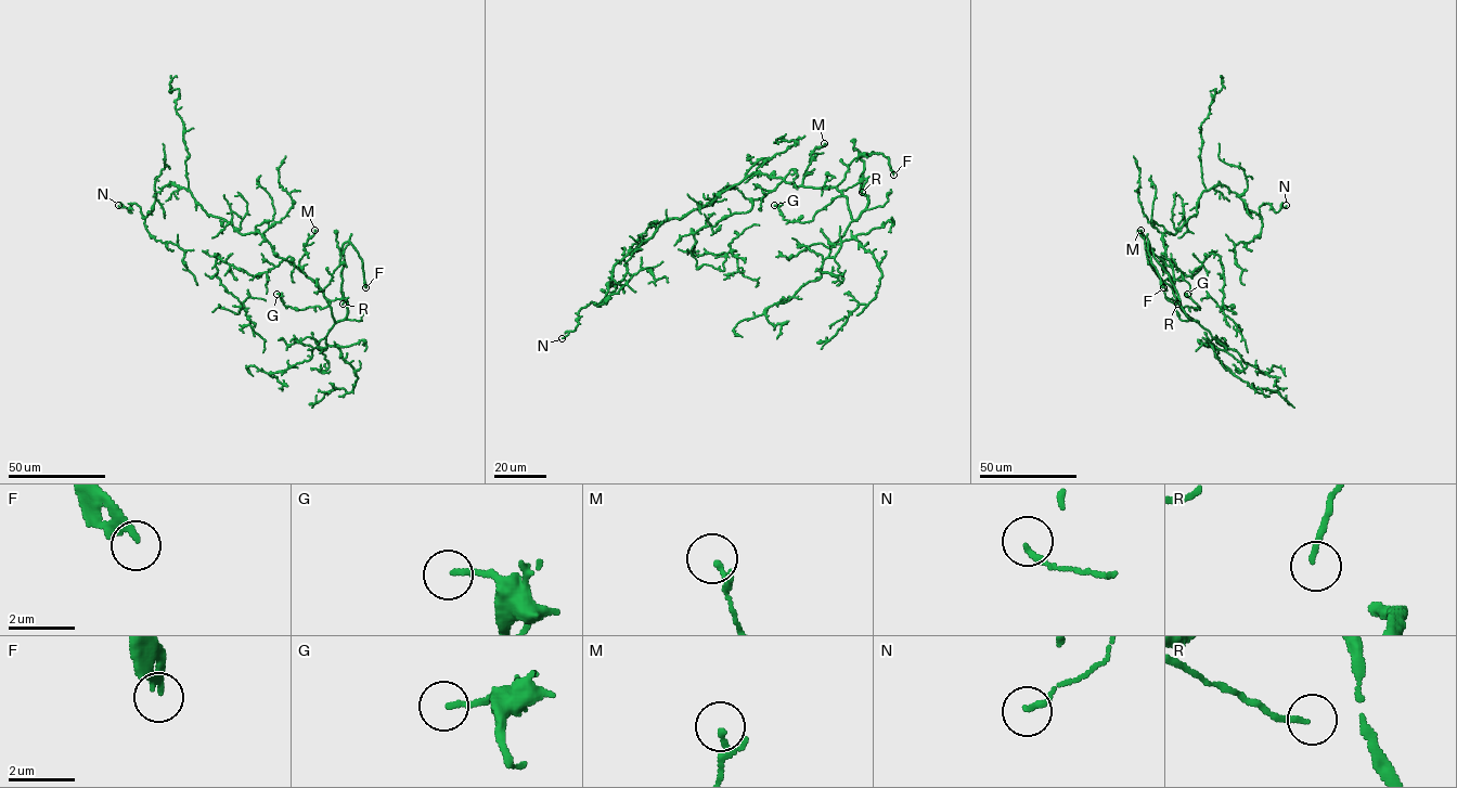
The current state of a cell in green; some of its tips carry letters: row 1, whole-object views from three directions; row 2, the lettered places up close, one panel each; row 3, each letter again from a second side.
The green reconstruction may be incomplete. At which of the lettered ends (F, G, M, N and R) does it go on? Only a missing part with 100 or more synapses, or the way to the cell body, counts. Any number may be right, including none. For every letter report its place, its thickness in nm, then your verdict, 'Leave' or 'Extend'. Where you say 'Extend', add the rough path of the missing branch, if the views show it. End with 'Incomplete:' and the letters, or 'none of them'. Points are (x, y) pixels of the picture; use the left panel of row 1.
F: Place: (365, 287). Thickness 200 nm. Extend
G: Place: (276, 294). Thickness 160 nm. Leave
M: Place: (314, 230). Thickness 110 nm. Leave
N: Place: (118, 205). Thickness 170 nm. Leave
R: Place: (343, 304). Thickness 150 nm. Leave
Incomplete: F

